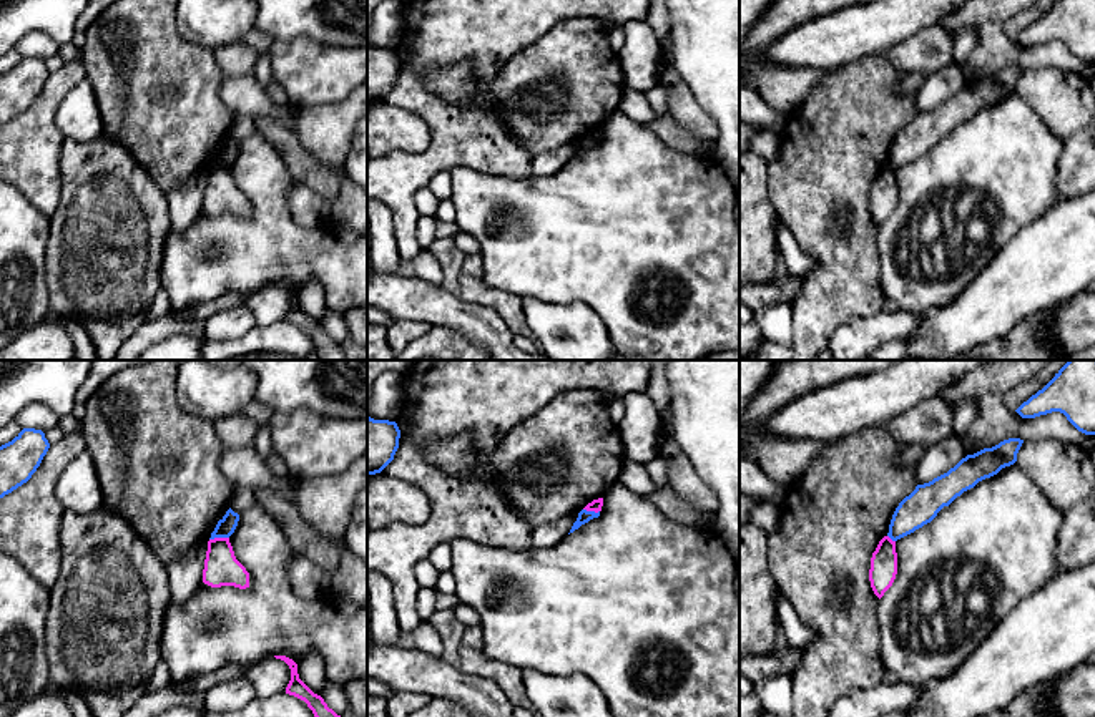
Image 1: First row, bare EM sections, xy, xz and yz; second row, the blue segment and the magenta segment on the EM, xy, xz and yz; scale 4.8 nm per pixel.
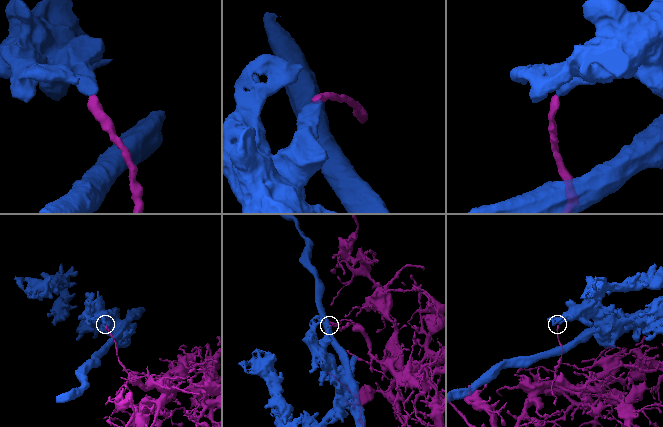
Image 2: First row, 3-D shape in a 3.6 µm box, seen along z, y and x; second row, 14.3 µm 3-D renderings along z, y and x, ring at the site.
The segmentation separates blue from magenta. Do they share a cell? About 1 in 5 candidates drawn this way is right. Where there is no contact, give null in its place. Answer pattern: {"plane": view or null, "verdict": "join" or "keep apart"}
{"plane": "xy", "verdict": "keep apart"}

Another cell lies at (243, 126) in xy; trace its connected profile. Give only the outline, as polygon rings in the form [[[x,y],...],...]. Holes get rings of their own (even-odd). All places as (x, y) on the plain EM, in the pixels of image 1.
[[[234,115],[233,118],[233,124],[229,129],[229,136],[241,143],[244,138],[251,136],[253,133],[256,133],[258,128],[254,124],[254,120],[244,115]]]

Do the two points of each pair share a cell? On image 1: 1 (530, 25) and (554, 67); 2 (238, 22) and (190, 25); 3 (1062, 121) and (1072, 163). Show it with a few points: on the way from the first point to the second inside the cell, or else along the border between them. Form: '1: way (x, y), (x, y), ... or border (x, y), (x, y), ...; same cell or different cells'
1: border (572, 17), (557, 22), (507, 62); different cells
2: way (226, 22), (201, 22); same cell
3: border (1077, 130), (1064, 140); different cells

